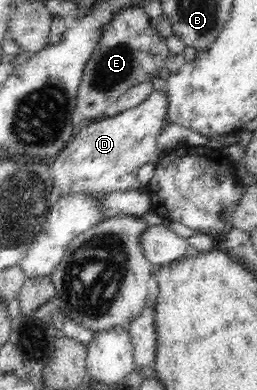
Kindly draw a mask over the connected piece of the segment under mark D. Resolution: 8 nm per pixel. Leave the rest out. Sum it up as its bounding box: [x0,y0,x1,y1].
[50,90,167,196]

